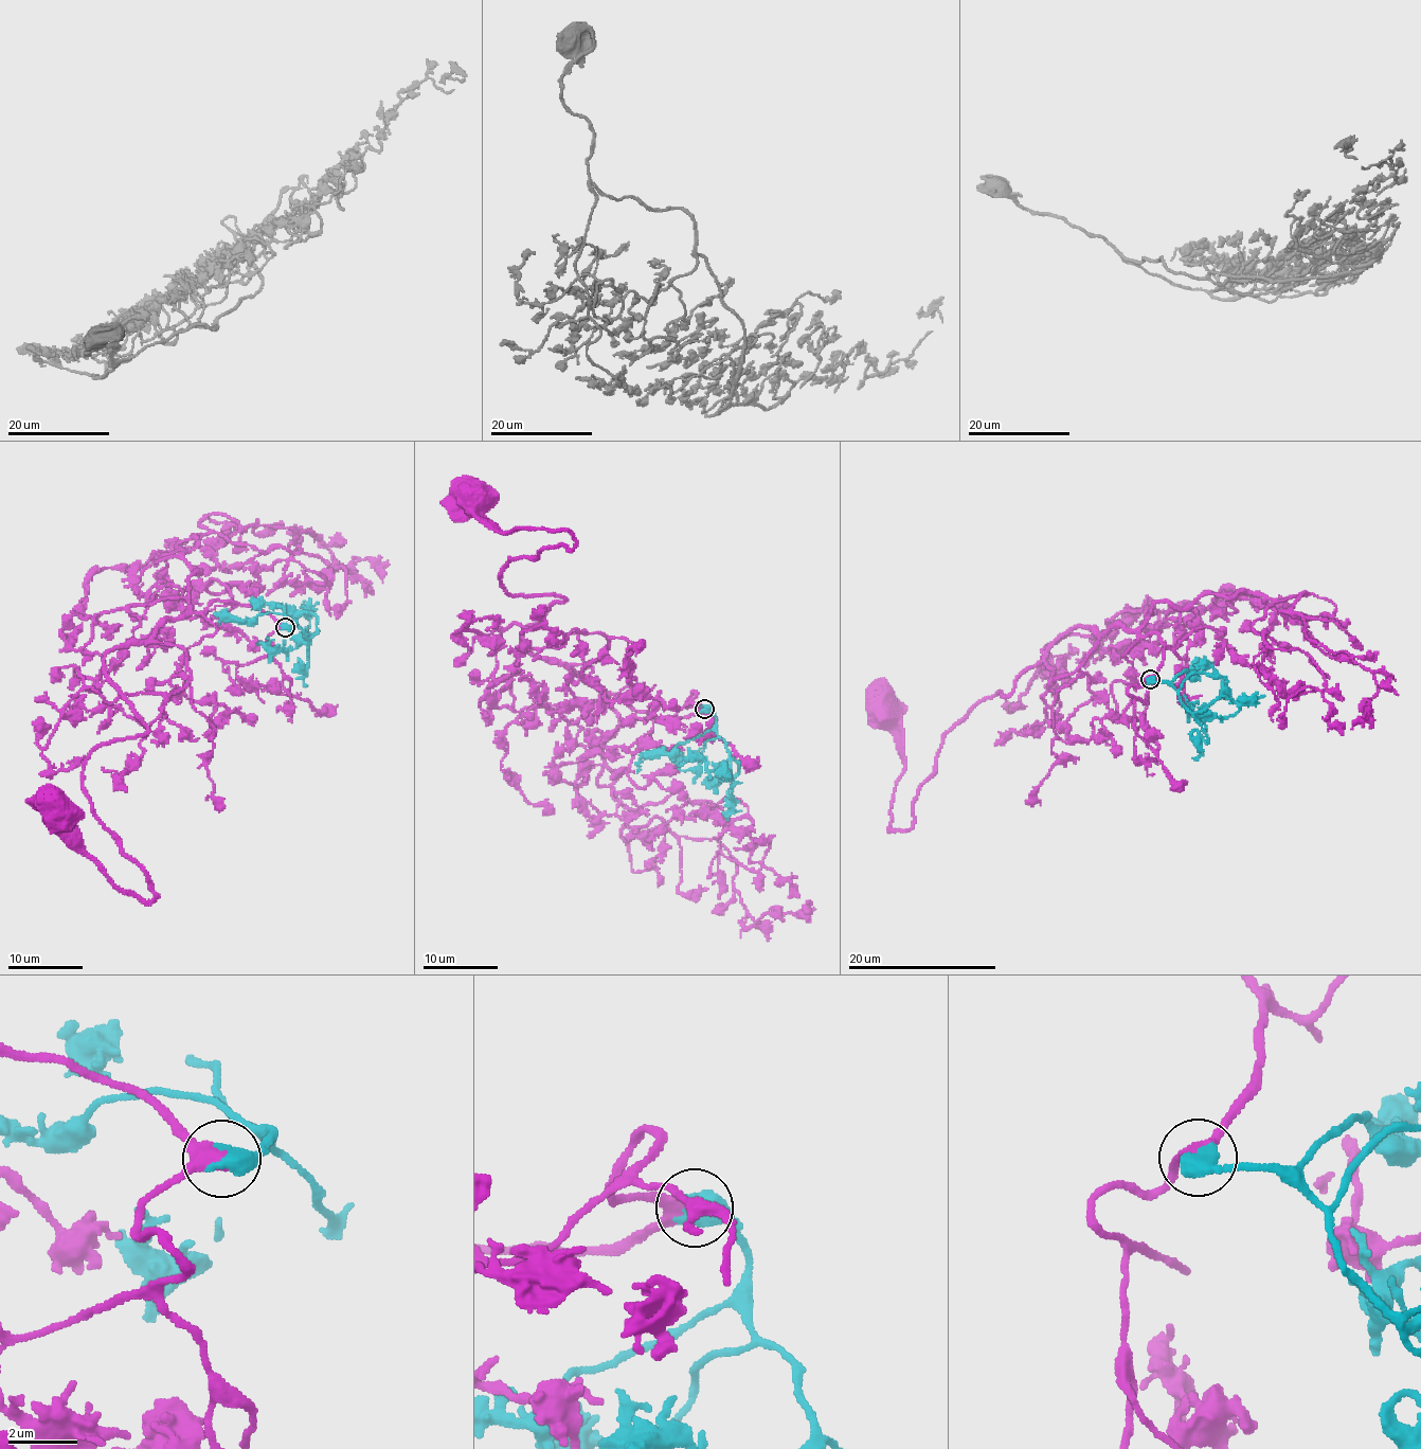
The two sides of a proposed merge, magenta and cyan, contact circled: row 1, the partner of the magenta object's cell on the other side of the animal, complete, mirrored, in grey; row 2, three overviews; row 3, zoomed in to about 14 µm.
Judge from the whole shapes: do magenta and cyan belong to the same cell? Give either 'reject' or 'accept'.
accept

